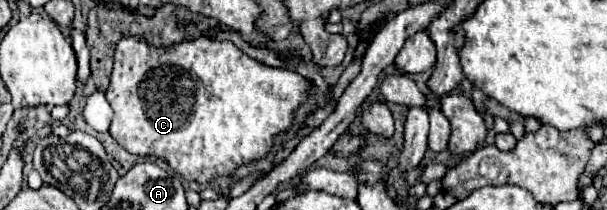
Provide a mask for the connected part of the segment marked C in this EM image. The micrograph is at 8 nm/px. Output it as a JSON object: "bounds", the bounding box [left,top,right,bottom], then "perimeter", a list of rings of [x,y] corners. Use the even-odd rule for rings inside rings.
{"bounds":[106,37,310,183],"perimeter":[[[126,37],[116,47],[114,71],[112,71],[110,87],[106,89],[106,99],[108,99],[110,107],[114,109],[114,119],[110,123],[110,131],[112,131],[112,137],[128,153],[134,153],[134,155],[140,155],[140,157],[154,155],[154,157],[166,161],[184,179],[196,181],[196,183],[210,183],[216,177],[232,175],[234,169],[238,169],[240,165],[248,165],[248,163],[254,163],[258,159],[264,159],[268,155],[268,151],[272,149],[272,141],[276,139],[276,135],[286,133],[292,127],[292,119],[294,119],[296,109],[308,99],[308,89],[310,89],[310,81],[306,77],[302,77],[300,73],[290,71],[290,69],[268,67],[260,61],[254,61],[252,57],[242,53],[232,41],[216,41],[216,39],[208,39],[208,37],[198,37],[194,41],[178,43],[178,45],[172,45],[172,47],[152,47],[142,37]]]}

